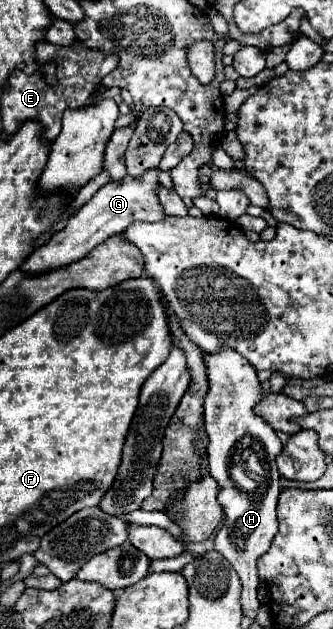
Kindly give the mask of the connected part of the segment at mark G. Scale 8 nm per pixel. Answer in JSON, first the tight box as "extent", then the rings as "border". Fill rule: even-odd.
{"extent":[21,170,167,274],"border":[[[151,170],[145,174],[141,182],[133,182],[133,178],[123,178],[121,182],[109,182],[105,184],[65,226],[63,232],[57,232],[45,246],[33,250],[29,258],[21,264],[21,270],[27,274],[47,272],[51,268],[61,268],[63,264],[71,264],[77,258],[83,258],[87,250],[93,250],[101,240],[107,240],[111,234],[123,232],[131,222],[143,220],[143,222],[161,222],[167,218],[165,210],[157,202],[157,174],[159,170]]]}

